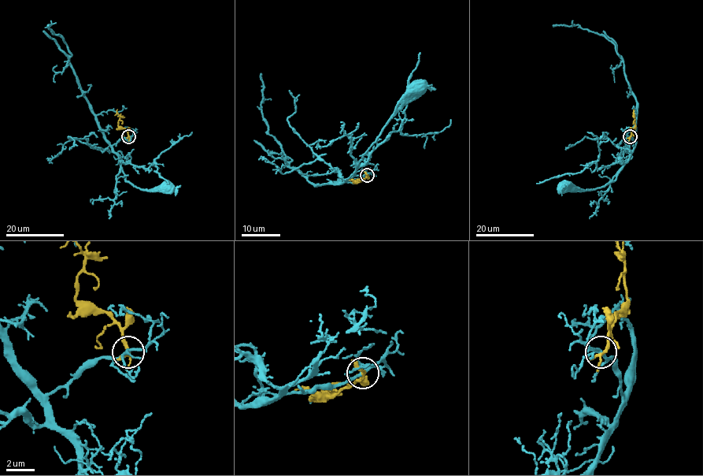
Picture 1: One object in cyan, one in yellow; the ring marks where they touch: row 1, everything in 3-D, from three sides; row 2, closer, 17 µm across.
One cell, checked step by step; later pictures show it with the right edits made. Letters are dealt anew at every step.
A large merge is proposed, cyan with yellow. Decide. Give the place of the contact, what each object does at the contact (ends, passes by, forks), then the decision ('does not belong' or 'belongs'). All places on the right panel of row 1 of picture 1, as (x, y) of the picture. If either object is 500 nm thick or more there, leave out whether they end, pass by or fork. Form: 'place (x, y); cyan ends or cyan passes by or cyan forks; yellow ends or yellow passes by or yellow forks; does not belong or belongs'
place (630, 136); cyan forks; yellow forks; does not belong

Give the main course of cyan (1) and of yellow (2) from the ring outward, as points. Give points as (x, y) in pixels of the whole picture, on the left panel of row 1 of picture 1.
1: (129, 136), (121, 138), (112, 146), (124, 179), (141, 189), (166, 187)
2: (129, 136), (123, 128), (118, 125), (117, 109)

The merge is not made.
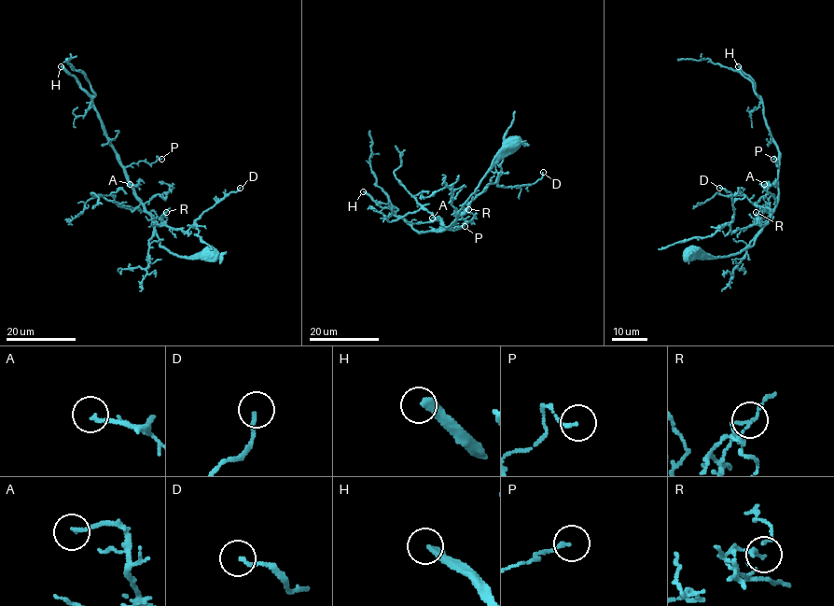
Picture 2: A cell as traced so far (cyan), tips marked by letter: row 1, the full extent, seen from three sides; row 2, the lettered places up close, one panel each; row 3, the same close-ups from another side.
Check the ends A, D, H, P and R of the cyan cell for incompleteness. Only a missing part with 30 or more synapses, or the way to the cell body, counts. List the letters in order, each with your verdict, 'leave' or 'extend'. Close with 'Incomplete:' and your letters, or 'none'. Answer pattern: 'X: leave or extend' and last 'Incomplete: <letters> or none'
A: leave
D: leave
H: extend
P: leave
R: leave
Incomplete: H

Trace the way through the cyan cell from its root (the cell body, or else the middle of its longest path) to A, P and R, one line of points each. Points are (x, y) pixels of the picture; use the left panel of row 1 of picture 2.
A: (209, 254), (181, 258), (161, 246), (152, 218), (133, 189), (139, 183), (138, 187), (130, 184)
P: (209, 254), (181, 258), (159, 245), (152, 218), (125, 168), (161, 159)
R: (209, 254), (181, 258), (161, 246), (155, 227), (166, 212)

